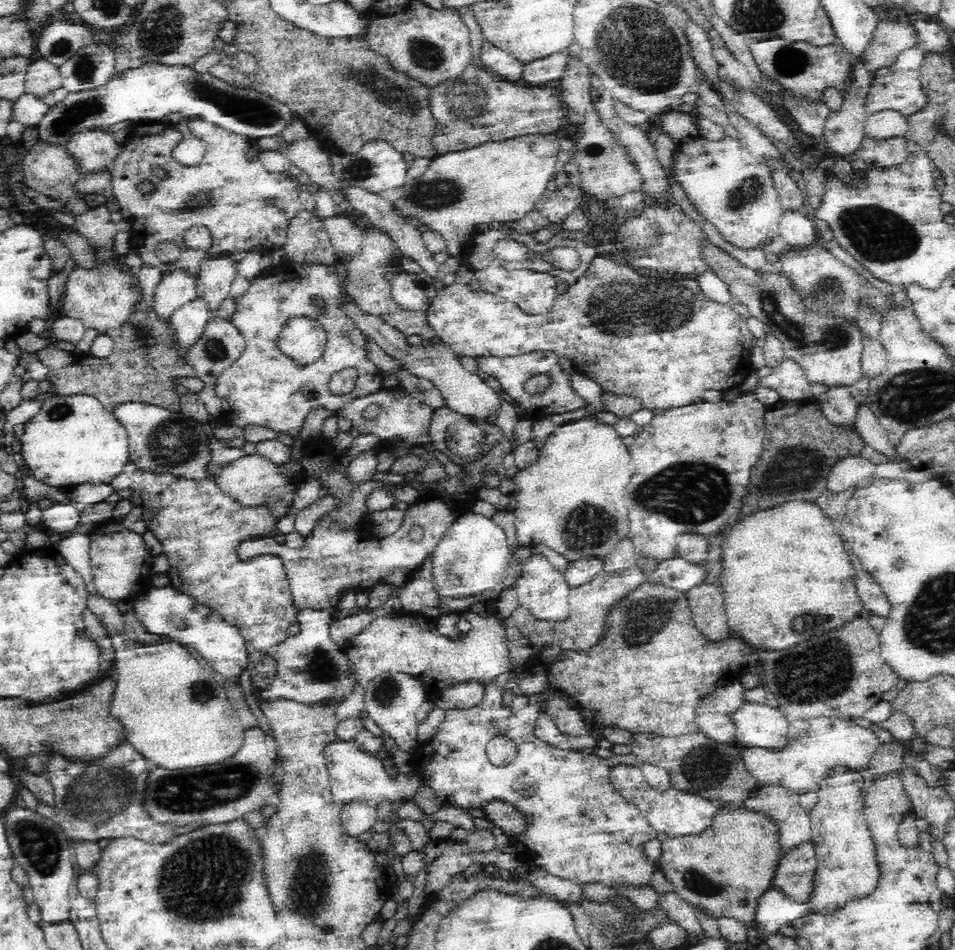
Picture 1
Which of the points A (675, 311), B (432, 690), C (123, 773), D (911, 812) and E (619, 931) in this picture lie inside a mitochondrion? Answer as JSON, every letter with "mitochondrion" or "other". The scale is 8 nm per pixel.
{"A":"mitochondrion","B":"other","C":"mitochondrion","D":"other","E":"mitochondrion"}

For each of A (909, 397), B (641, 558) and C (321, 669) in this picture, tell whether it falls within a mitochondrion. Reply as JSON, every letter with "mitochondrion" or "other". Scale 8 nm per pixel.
{"A":"mitochondrion","B":"other","C":"mitochondrion"}

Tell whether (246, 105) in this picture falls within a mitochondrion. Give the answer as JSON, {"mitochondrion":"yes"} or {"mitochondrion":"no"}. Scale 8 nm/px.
{"mitochondrion":"yes"}

